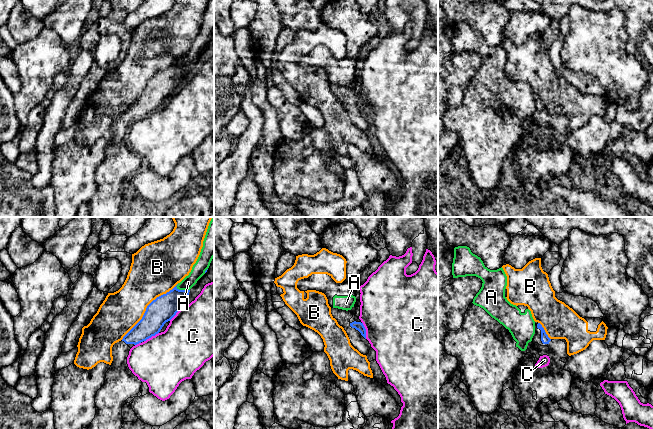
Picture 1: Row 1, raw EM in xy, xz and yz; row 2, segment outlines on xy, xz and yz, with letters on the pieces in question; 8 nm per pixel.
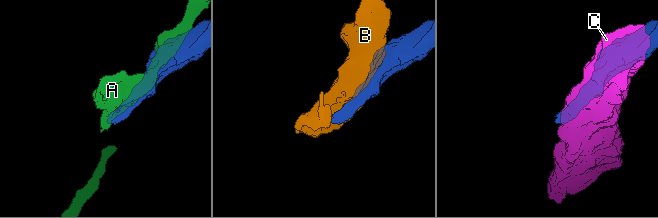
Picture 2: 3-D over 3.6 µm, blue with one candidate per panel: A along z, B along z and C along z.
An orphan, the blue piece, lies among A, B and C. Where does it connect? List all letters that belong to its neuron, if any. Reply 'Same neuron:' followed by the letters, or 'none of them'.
Same neuron: none of them

